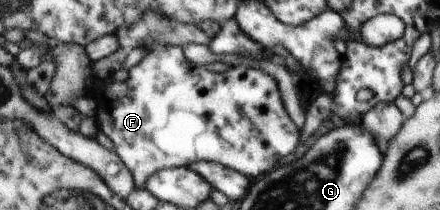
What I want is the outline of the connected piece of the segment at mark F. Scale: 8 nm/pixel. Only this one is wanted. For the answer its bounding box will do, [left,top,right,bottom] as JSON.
[94,45,298,189]

